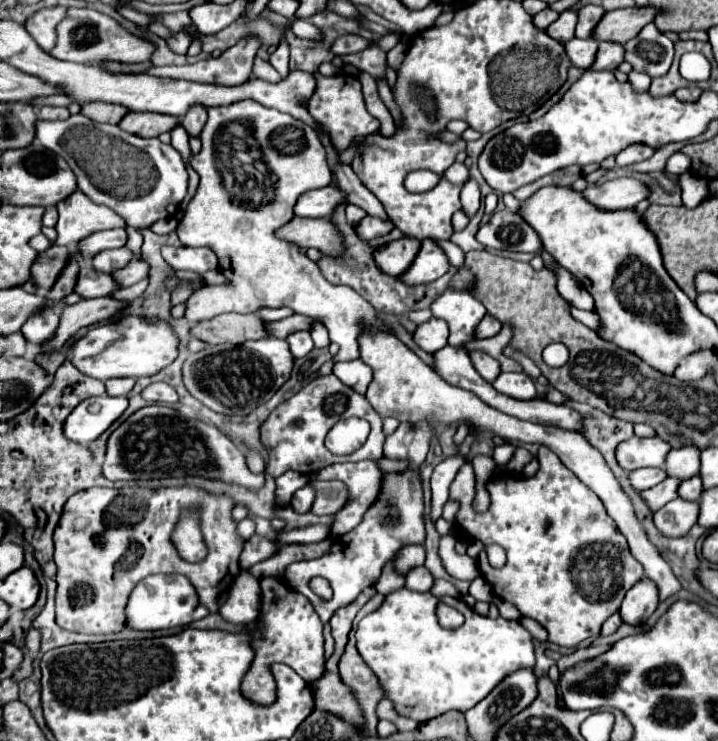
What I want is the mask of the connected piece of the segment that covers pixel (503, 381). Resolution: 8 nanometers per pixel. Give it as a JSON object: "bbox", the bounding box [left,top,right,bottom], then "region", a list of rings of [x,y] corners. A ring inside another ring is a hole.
{"bbox":[492,372,536,400],"region":[[[500,372],[492,384],[500,394],[506,394],[516,400],[534,400],[536,388],[530,376],[516,372]]]}

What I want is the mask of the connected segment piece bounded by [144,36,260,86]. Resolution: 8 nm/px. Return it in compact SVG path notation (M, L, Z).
M250 36L222 52L218 58L206 58L196 64L184 66L148 68L144 70L144 74L160 78L184 78L192 82L218 82L222 86L242 84L252 76L252 60L256 56L258 46L258 38Z

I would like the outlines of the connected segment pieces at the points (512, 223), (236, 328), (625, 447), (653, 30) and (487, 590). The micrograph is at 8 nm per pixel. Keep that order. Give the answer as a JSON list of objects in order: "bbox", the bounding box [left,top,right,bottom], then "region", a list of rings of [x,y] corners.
[{"bbox":[476,210,540,252],"region":[[[508,210],[494,212],[492,218],[476,232],[476,240],[494,250],[540,252],[536,230],[520,214],[512,214]]]},{"bbox":[192,314,268,344],"region":[[[222,314],[212,320],[200,322],[192,334],[206,344],[242,344],[268,336],[266,322],[258,314]]]},{"bbox":[618,436,672,470],"region":[[[632,436],[630,440],[622,442],[622,446],[618,446],[618,464],[624,470],[638,470],[638,468],[646,468],[646,466],[664,466],[664,460],[668,456],[668,452],[672,450],[672,446],[654,436],[654,438],[638,438]]]},{"bbox":[626,24,674,78],"region":[[[654,24],[644,26],[638,38],[632,38],[626,46],[626,62],[634,66],[634,70],[646,72],[652,78],[664,76],[674,60],[674,44],[666,34],[662,34]]]},{"bbox":[468,578,492,602],"region":[[[476,578],[476,580],[472,580],[472,584],[470,584],[470,592],[468,592],[470,596],[474,596],[476,600],[482,600],[482,602],[492,602],[492,588],[490,588],[490,584],[484,580],[484,578]]]}]

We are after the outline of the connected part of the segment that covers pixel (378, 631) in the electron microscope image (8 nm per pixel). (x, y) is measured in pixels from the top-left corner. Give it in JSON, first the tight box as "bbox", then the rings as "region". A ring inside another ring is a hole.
{"bbox":[356,588,536,722],"region":[[[410,588],[394,590],[392,594],[386,596],[384,604],[376,612],[364,616],[358,624],[356,640],[358,640],[360,656],[380,678],[380,684],[386,690],[386,698],[396,704],[398,714],[412,718],[416,722],[426,722],[450,710],[466,712],[472,706],[476,706],[480,700],[484,700],[490,694],[490,690],[502,678],[506,678],[506,674],[512,674],[518,668],[534,668],[536,663],[532,636],[520,622],[506,620],[502,616],[492,620],[488,616],[476,614],[460,598],[450,598],[450,596],[436,598],[432,592],[422,594]],[[440,602],[446,602],[448,606],[462,610],[466,622],[456,630],[442,628],[436,616],[436,606]]]}

